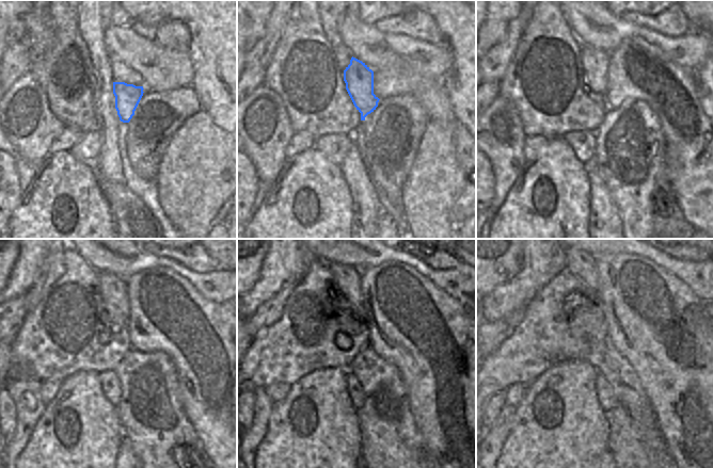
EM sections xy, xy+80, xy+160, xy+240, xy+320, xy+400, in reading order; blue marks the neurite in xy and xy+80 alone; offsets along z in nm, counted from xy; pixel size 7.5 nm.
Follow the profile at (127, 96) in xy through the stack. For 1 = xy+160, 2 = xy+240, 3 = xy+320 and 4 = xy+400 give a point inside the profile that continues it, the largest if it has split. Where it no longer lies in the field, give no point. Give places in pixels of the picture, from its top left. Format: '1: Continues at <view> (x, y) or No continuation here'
1: Continues at xy+160 (595, 62)
2: Continues at xy+240 (113, 290)
3: Continues at xy+320 (348, 278)
4: Continues at xy+400 (584, 265)

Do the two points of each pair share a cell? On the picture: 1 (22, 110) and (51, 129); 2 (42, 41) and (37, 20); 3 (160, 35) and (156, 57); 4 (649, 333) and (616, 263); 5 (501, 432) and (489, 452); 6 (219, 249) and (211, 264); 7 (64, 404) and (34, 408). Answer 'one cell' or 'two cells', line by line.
1: one cell
2: one cell
3: two cells
4: one cell
5: one cell
6: two cells
7: two cells

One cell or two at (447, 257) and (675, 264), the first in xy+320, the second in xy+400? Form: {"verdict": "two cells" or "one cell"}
{"verdict": "two cells"}

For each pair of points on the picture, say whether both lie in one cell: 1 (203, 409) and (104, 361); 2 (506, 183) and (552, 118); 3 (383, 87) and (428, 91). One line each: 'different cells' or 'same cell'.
1: different cells
2: different cells
3: same cell

